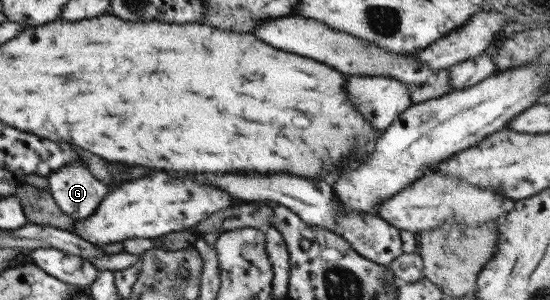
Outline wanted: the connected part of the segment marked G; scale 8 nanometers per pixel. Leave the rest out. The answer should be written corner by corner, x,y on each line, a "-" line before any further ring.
82,161
64,166
46,178
46,191
60,211
73,220
91,216
104,195
124,182
119,177
112,177
111,184
102,184
88,172

